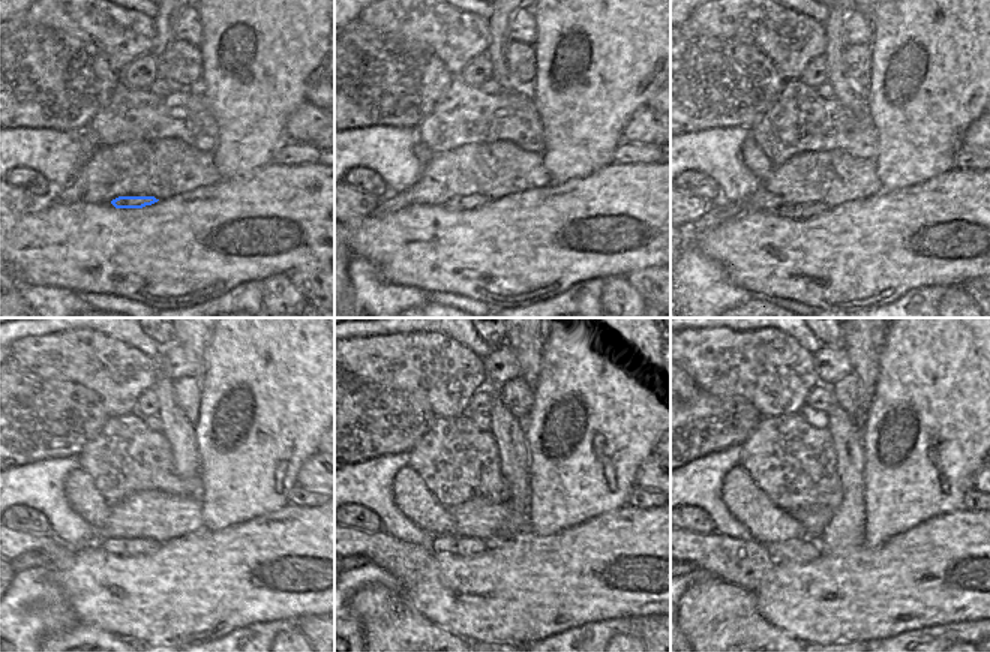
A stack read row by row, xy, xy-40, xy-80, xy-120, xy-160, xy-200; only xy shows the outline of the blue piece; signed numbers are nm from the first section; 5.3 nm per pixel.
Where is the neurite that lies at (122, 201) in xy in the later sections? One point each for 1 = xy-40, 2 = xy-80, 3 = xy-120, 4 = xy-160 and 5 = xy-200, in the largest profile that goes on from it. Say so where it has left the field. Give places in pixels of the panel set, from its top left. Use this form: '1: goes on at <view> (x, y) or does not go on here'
1: goes on at xy-40 (458, 203)
2: goes on at xy-80 (804, 212)
3: goes on at xy-120 (117, 546)
4: goes on at xy-160 (453, 544)
5: goes on at xy-200 (801, 550)

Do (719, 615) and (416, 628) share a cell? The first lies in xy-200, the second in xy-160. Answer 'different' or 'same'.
same

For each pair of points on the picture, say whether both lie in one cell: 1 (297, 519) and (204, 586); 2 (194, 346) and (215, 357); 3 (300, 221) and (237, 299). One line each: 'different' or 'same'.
1: same
2: different
3: different

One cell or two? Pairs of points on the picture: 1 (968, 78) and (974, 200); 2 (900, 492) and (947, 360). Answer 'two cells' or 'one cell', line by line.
1: two cells
2: one cell

